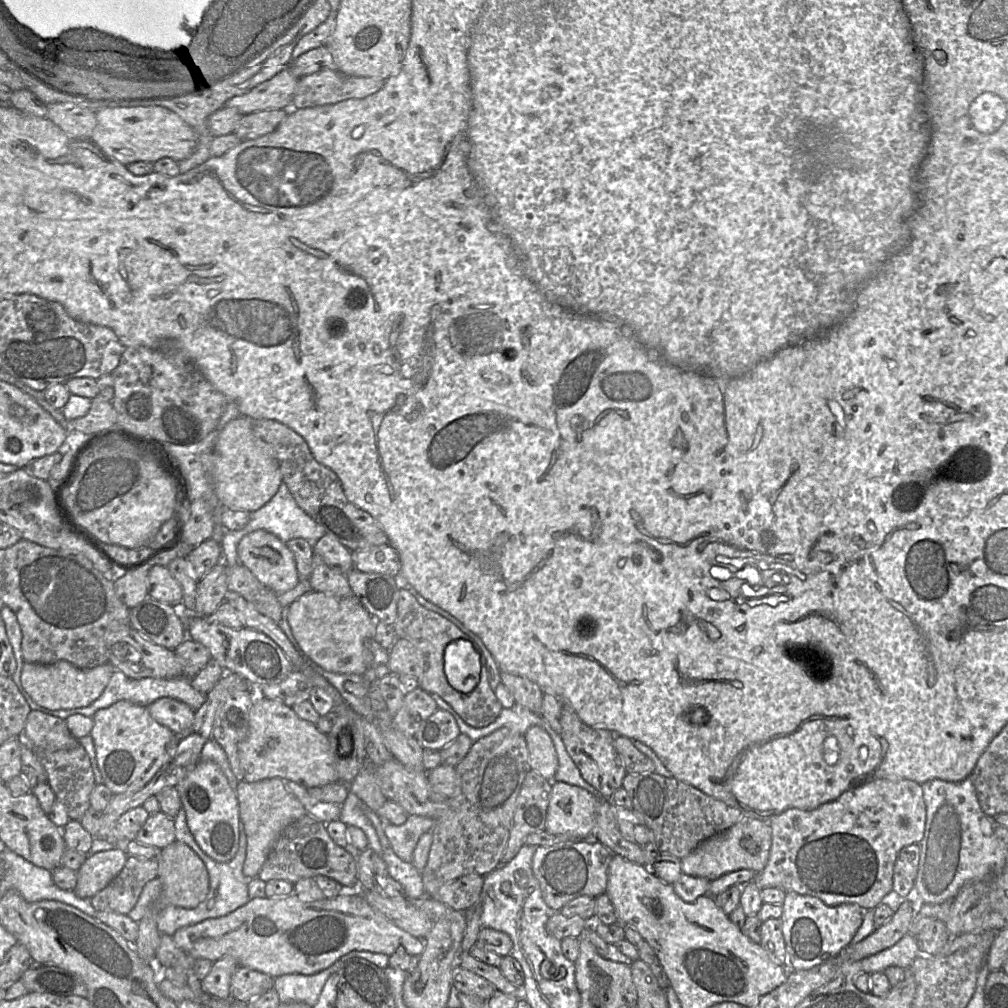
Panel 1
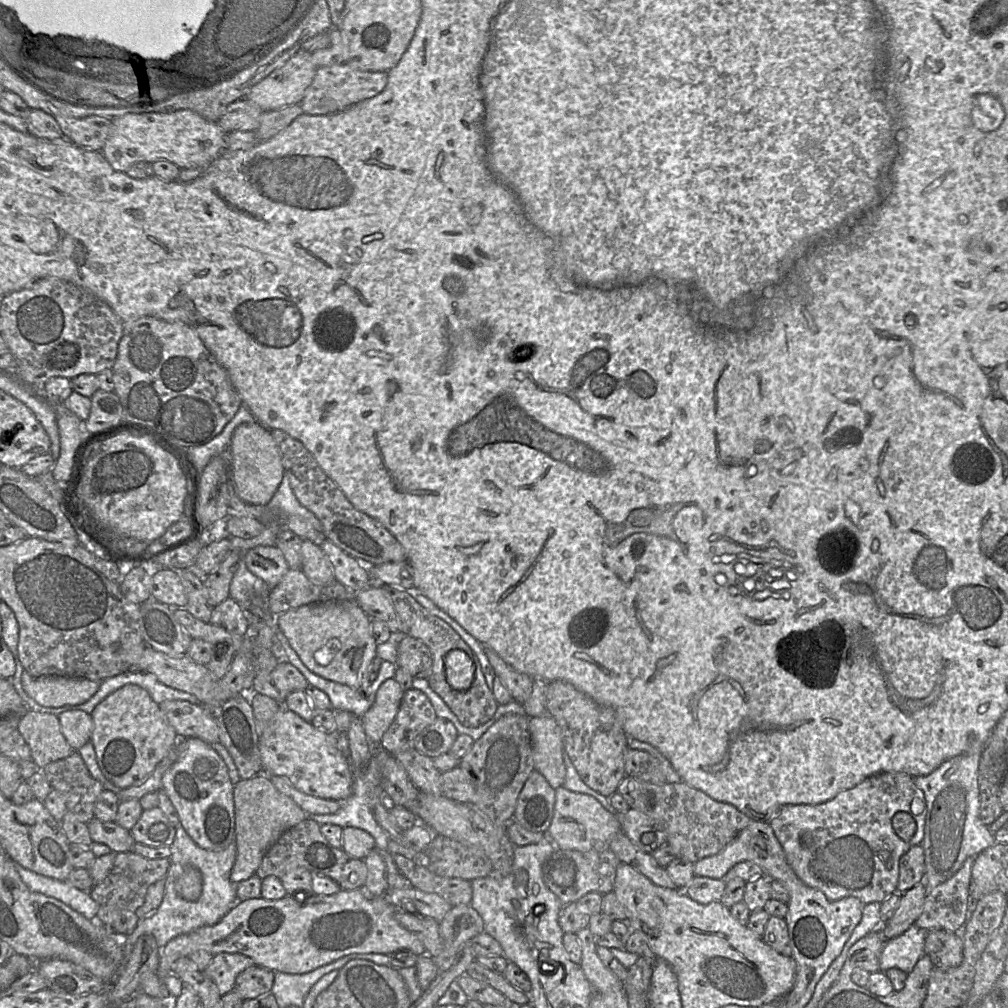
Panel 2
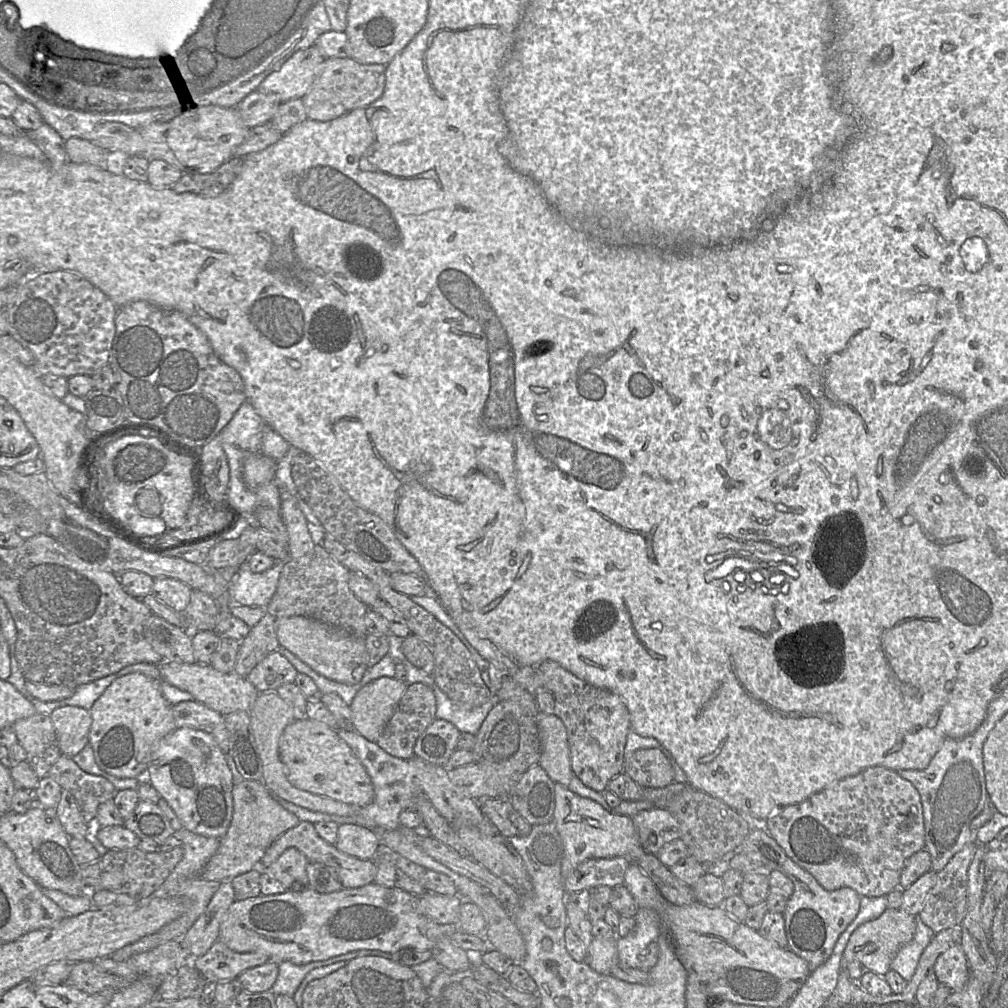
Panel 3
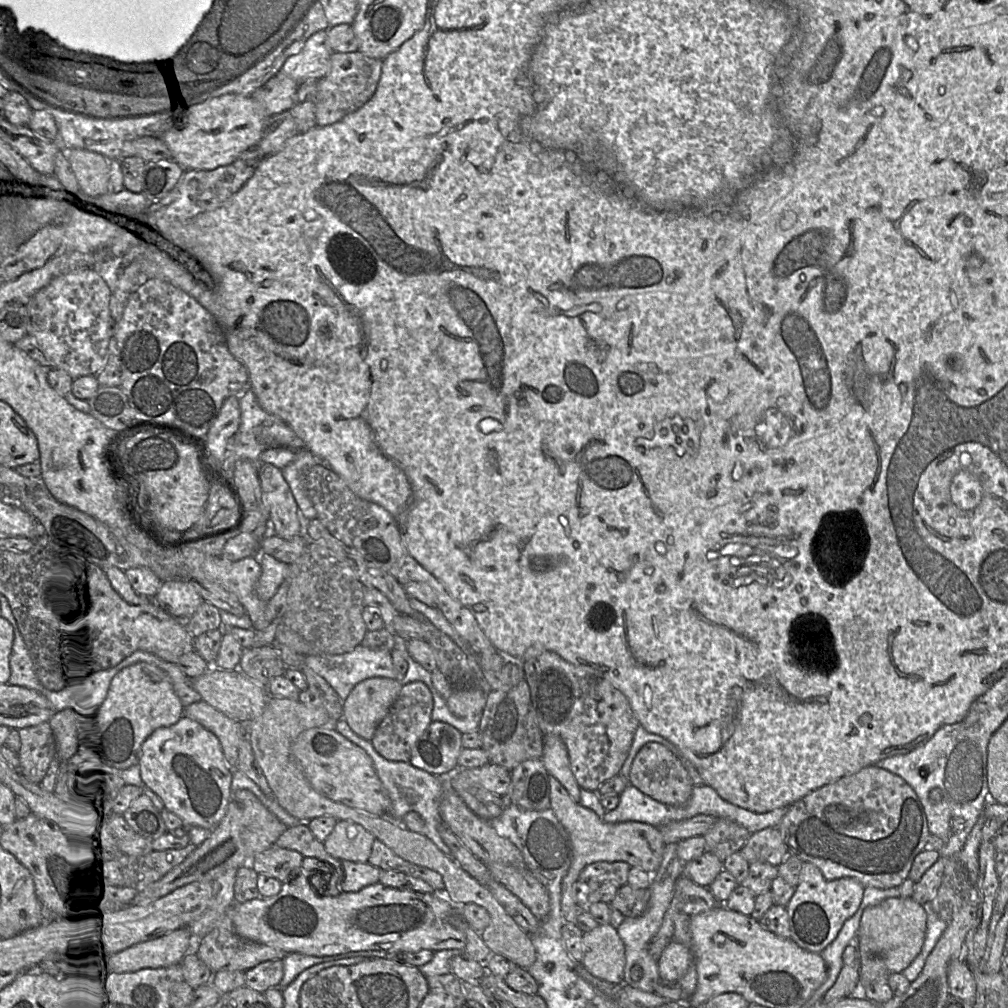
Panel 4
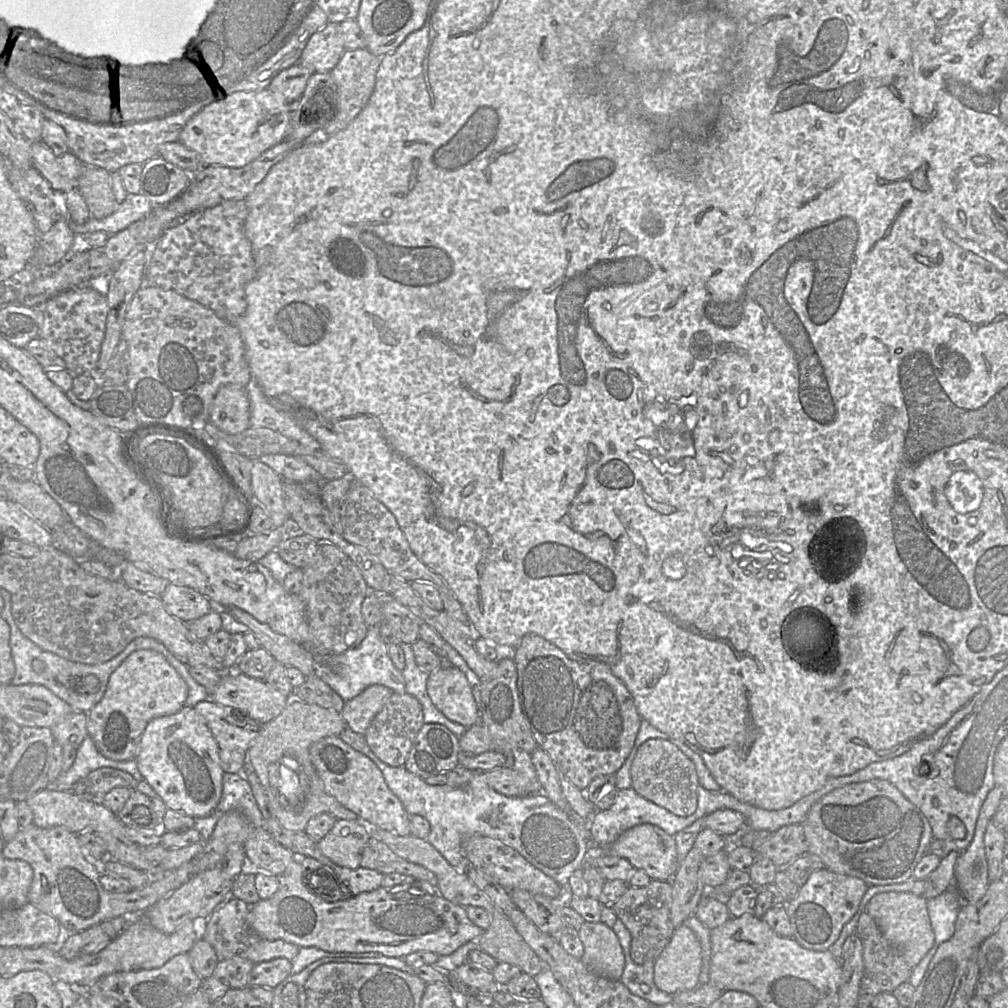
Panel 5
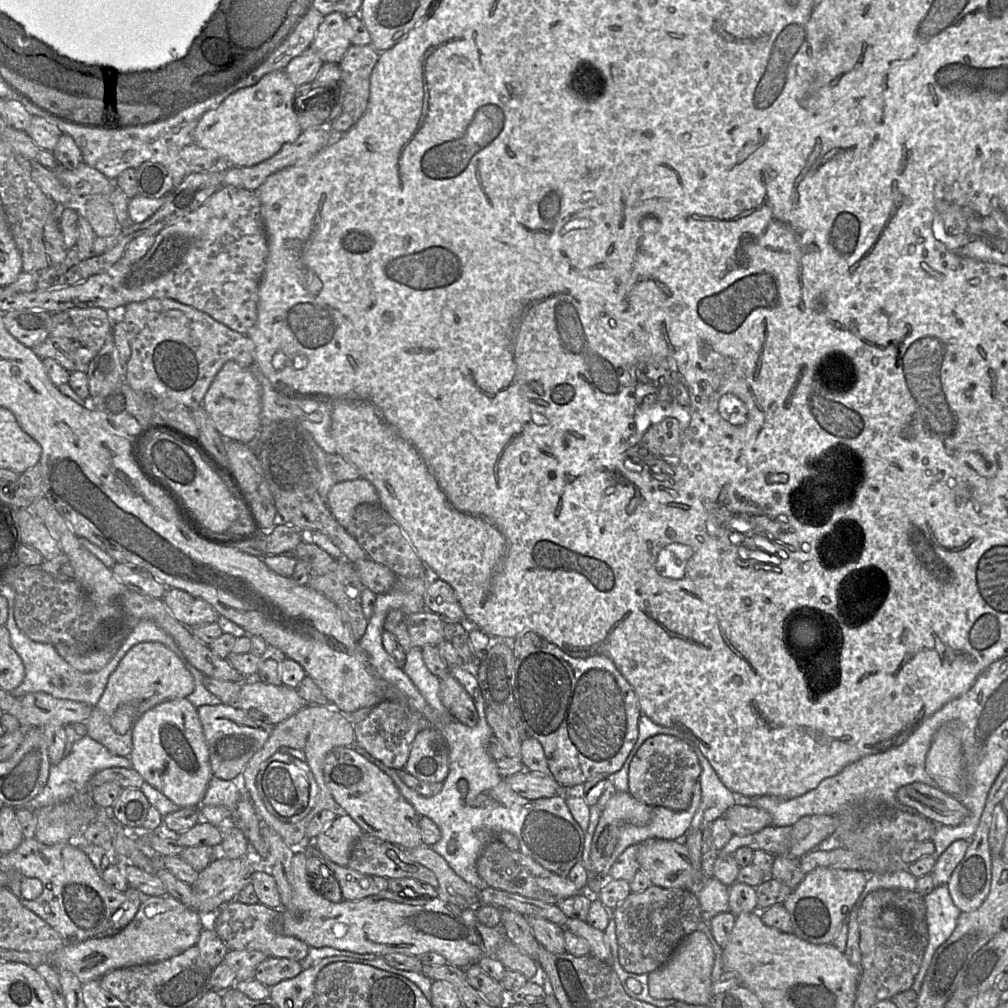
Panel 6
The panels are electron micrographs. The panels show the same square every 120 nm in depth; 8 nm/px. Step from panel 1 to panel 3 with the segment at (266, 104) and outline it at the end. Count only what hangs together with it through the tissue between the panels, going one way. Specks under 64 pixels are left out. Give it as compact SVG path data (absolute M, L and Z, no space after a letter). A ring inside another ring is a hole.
M316 45L294 53L281 68L270 74L257 91L276 95L281 103L303 98L315 83L325 61Z

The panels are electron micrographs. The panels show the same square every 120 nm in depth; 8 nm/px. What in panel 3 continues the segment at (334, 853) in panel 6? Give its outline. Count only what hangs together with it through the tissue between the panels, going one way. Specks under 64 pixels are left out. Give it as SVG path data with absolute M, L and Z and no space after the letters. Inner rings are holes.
M341 824L335 847L350 856L373 860L379 846L378 835L368 828L355 824Z

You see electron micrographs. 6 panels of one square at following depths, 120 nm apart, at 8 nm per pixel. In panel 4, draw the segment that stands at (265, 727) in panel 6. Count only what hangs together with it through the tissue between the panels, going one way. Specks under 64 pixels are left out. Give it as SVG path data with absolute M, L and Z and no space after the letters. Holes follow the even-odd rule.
M203 699L184 707L183 715L212 732L220 741L229 768L237 769L239 743L247 736L247 725L228 717Z

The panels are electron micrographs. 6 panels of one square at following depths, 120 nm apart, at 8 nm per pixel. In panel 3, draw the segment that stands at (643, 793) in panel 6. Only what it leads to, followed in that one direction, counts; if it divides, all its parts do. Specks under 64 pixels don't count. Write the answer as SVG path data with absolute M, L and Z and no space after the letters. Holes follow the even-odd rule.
M658 748L636 750L624 771L643 787L663 788L674 782L674 769L667 756Z

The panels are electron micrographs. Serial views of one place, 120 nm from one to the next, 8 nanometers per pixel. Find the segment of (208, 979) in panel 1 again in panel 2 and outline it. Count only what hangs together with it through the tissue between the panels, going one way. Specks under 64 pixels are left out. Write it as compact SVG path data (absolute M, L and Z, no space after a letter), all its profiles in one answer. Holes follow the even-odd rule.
M221 952L213 955L204 972L216 984L219 993L224 995L234 989L238 974L253 965L255 962L248 956Z

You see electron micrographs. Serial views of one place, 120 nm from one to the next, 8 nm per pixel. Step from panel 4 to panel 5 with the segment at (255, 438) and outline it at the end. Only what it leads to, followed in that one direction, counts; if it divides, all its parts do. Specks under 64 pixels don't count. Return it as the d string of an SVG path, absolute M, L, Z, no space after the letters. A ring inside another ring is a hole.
M251 377L246 392L250 404L250 427L269 428L299 442L306 449L321 450L319 442L299 424L294 416L277 409L269 402L255 378Z

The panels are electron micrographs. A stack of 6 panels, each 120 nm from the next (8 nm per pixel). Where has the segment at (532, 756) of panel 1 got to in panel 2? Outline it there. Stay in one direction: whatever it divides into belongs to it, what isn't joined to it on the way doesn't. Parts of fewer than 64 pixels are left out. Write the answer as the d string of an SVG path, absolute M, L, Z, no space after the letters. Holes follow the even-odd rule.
M549 712L530 717L529 730L535 769L546 778L553 789L563 786L566 776L564 745L561 729L555 718Z

